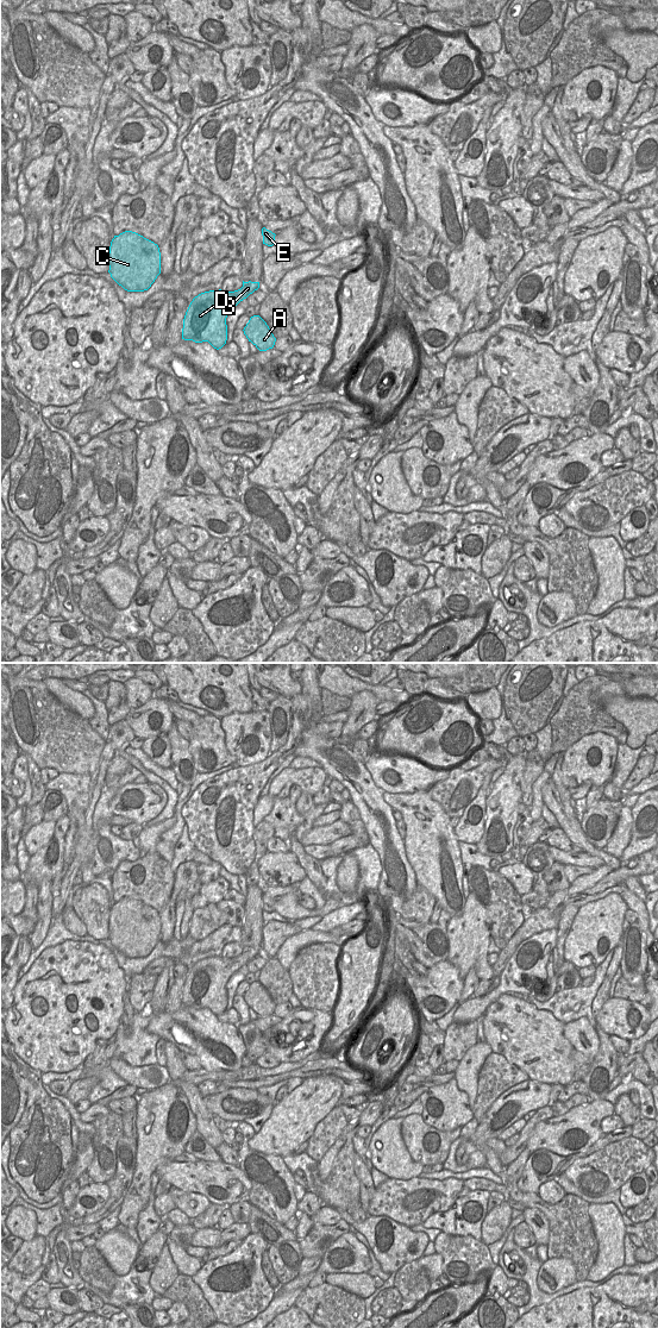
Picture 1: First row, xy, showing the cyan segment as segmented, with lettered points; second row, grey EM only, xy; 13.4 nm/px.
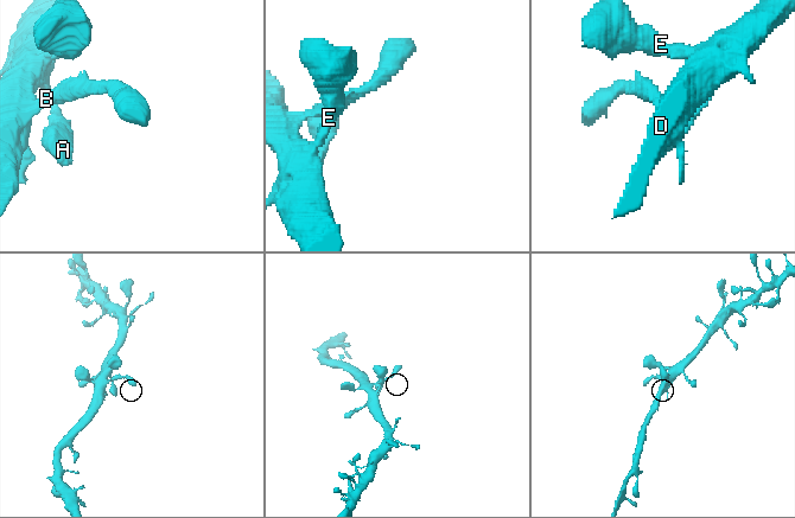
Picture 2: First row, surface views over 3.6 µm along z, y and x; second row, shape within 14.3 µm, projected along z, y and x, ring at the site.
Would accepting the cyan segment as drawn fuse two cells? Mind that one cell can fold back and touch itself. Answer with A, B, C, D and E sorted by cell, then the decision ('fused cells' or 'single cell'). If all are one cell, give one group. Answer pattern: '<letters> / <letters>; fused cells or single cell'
A B C D E; single cell

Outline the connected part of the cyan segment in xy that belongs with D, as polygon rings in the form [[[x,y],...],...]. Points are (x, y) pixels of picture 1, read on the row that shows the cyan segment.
[[[243,281],[243,287],[234,292],[219,289],[195,296],[183,319],[182,339],[208,342],[214,349],[221,349],[227,340],[228,313],[258,288],[259,282]]]

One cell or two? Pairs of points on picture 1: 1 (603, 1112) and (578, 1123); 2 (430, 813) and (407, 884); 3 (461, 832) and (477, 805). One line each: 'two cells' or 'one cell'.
1: one cell
2: two cells
3: one cell

